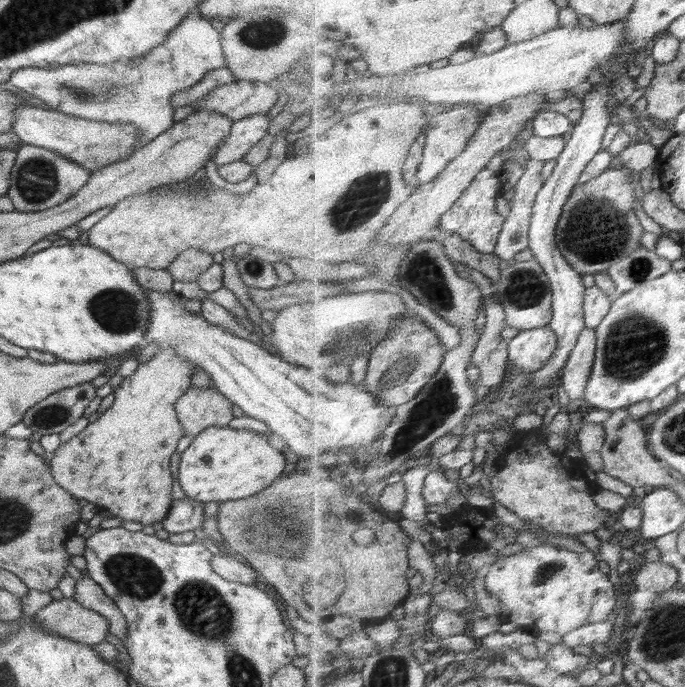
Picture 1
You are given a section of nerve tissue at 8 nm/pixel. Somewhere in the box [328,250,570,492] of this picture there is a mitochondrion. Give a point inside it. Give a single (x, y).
(438, 406)

